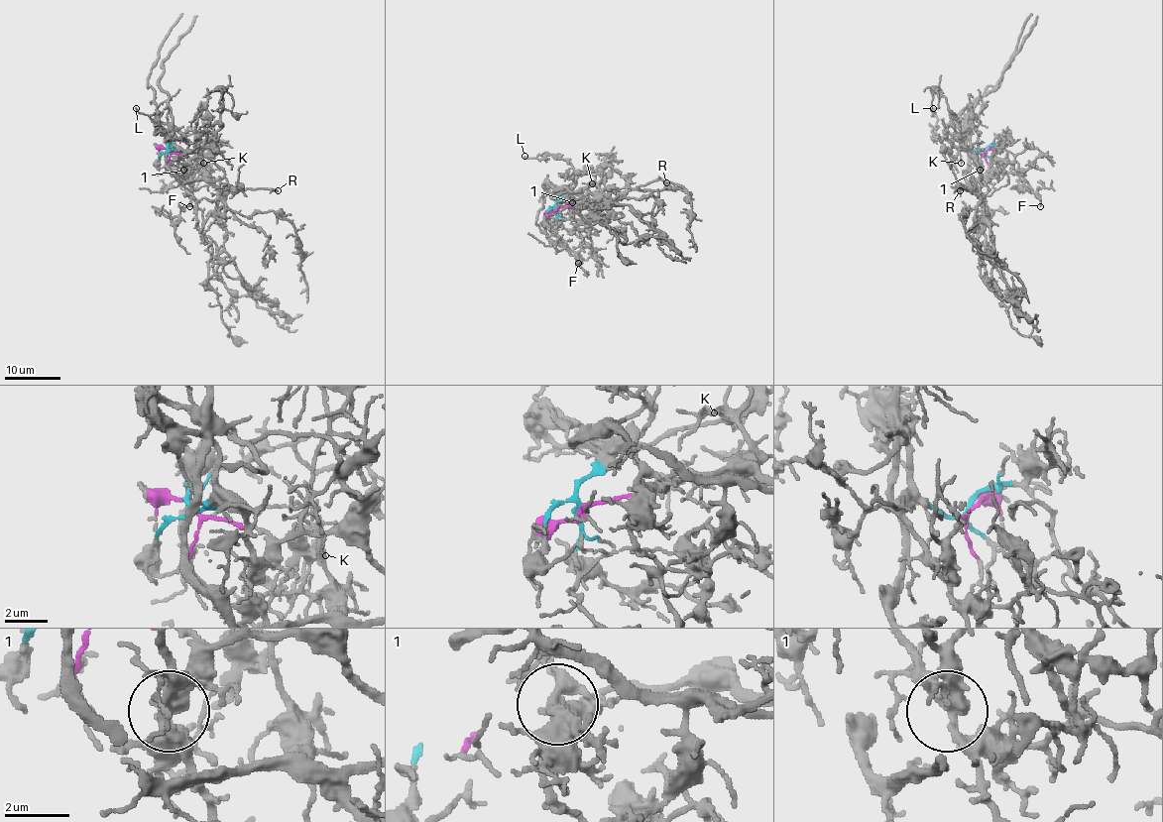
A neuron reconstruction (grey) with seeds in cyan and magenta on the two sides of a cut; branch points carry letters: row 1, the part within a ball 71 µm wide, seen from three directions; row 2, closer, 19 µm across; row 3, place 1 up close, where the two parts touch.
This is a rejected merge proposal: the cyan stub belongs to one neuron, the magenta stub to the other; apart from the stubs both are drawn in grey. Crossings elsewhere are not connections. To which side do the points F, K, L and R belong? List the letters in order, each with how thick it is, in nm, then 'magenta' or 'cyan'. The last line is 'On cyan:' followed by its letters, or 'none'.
F: 140 nm thick; cyan
K: 100 nm thick; magenta
L: 150 nm thick; cyan
R: 170 nm thick; magenta
On cyan: F, L

